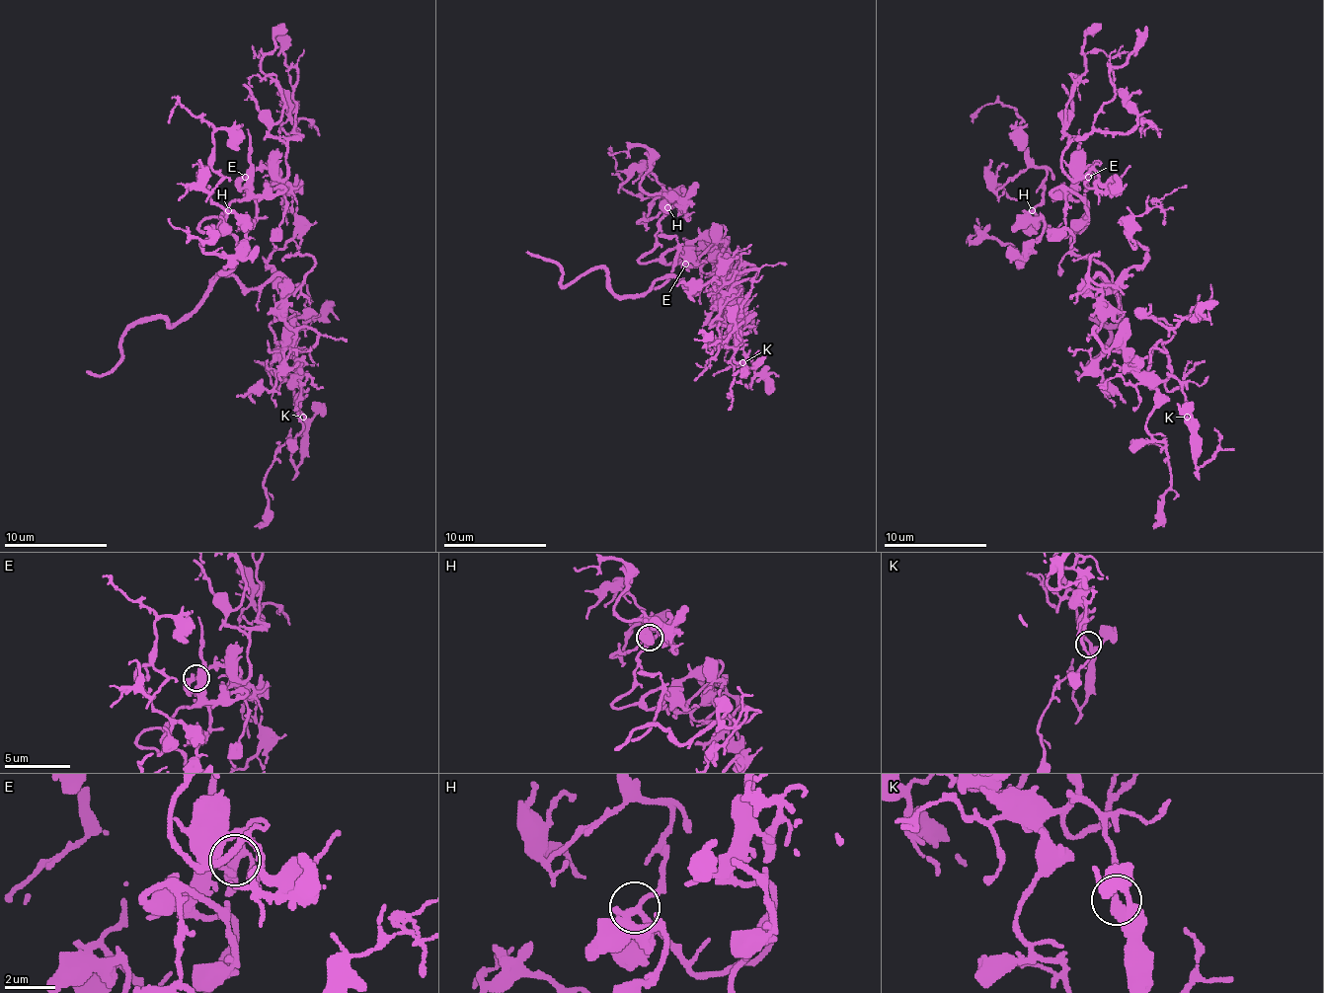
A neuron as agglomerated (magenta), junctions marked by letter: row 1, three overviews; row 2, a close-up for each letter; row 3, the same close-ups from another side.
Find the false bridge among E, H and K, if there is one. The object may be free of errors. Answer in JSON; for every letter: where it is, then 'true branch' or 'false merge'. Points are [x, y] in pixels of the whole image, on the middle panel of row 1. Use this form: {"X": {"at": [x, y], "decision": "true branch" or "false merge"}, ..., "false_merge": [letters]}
{"E": {"at": [685, 264], "decision": "true branch"}, "H": {"at": [667, 207], "decision": "true branch"}, "K": {"at": [742, 362], "decision": "true branch"}, "false_merge": []}

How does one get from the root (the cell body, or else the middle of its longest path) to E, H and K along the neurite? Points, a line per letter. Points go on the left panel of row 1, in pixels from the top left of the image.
E: (233, 277), (212, 279), (238, 252), (236, 233), (257, 215), (257, 204), (241, 191), (246, 177)
H: (233, 277), (212, 279), (236, 257), (236, 239), (217, 218), (204, 218), (199, 228), (215, 236), (228, 210)
K: (233, 277), (243, 287), (287, 282), (295, 342), (279, 367), (297, 370), (287, 378), (303, 417)

